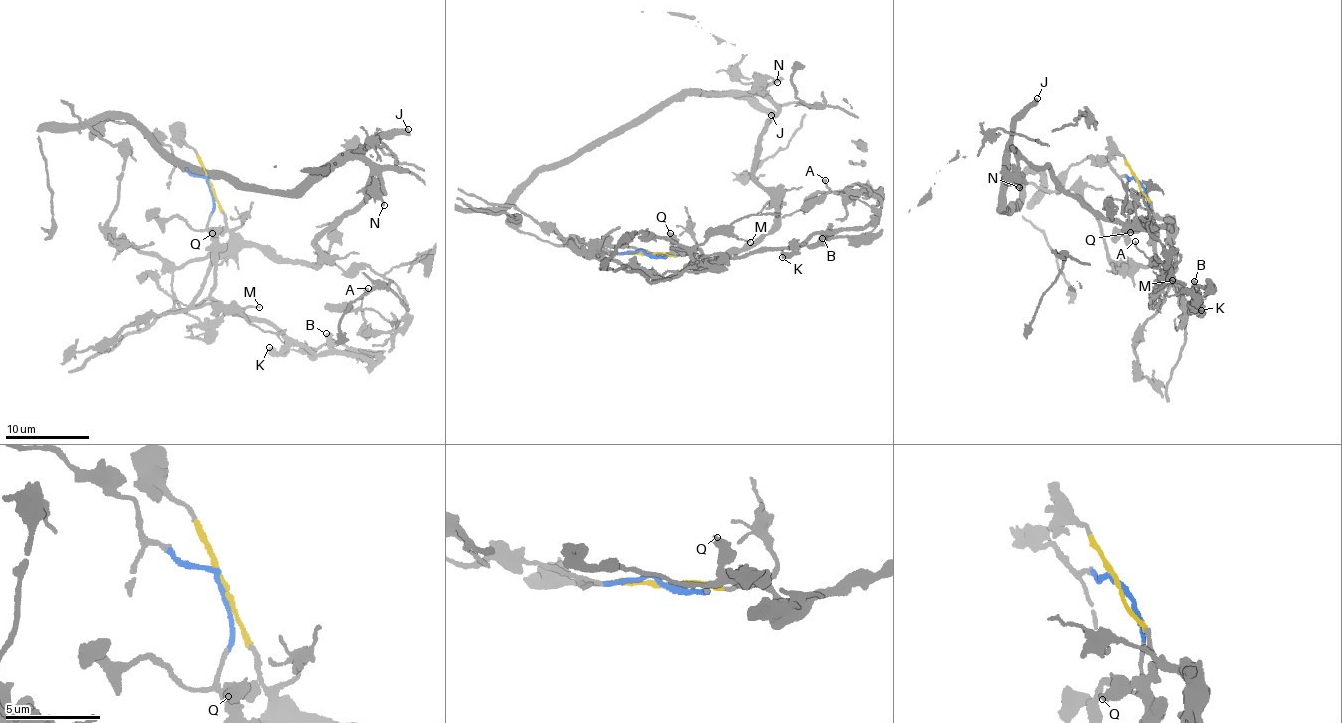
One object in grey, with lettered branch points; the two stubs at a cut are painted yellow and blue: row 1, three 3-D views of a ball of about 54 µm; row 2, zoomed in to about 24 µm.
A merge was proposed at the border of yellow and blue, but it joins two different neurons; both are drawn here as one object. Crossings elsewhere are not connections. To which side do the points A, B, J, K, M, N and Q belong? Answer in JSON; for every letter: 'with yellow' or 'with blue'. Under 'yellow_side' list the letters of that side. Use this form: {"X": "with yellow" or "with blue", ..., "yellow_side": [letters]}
{"A": "with blue", "B": "with blue", "J": "with yellow", "K": "with blue", "M": "with yellow", "N": "with yellow", "Q": "with blue", "yellow_side": ["J", "M", "N"]}

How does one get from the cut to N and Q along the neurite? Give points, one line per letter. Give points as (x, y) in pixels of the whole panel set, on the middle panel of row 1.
N: (648, 254), (737, 253), (774, 223), (775, 192), (752, 165), (775, 115), (773, 102), (756, 93), (778, 82)
Q: (648, 254), (663, 258), (669, 253), (669, 232)

